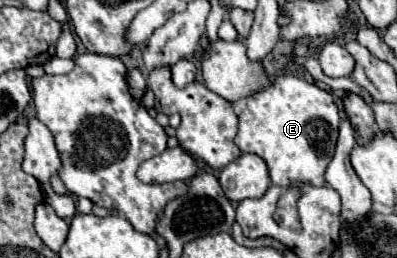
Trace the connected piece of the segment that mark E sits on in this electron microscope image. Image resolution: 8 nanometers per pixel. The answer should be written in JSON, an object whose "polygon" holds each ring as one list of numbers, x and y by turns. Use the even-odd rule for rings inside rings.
{"polygon":[[278,75,266,89,246,97,246,107,238,119,240,123,234,143,242,153,254,153,266,161,274,185,324,185,324,171,334,157,342,121,332,93,306,79]]}

